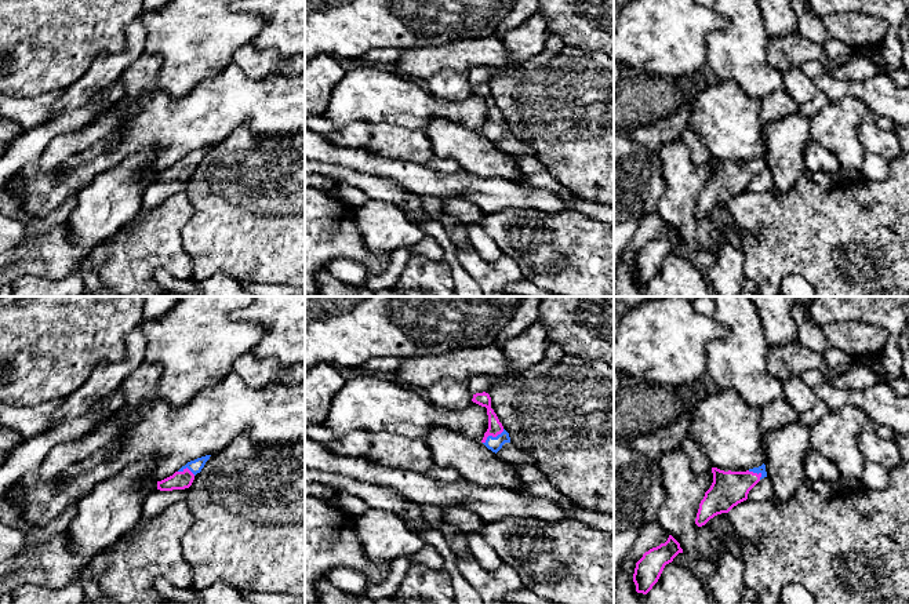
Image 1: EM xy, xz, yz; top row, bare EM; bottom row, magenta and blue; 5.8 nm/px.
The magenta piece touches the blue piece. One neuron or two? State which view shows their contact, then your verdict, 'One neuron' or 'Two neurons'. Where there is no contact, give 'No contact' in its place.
Touches magenta in xz. One neuron

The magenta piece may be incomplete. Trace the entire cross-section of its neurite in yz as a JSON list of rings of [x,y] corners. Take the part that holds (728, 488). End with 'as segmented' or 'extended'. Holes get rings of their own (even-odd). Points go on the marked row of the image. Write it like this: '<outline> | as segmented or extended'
[[[766,465],[746,472],[724,472],[712,467],[713,483],[699,503],[695,524],[705,525],[717,514],[728,513],[734,506],[748,499],[749,491],[764,477]]] | extended

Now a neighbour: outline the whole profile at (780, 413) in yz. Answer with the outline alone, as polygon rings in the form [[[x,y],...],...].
[[[782,396],[777,399],[774,403],[761,408],[760,429],[766,434],[785,425],[795,423],[797,419],[799,414]]]

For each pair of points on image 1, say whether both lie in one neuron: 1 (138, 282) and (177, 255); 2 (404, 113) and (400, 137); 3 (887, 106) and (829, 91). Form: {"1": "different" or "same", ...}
{"1": "same", "2": "different", "3": "same"}

